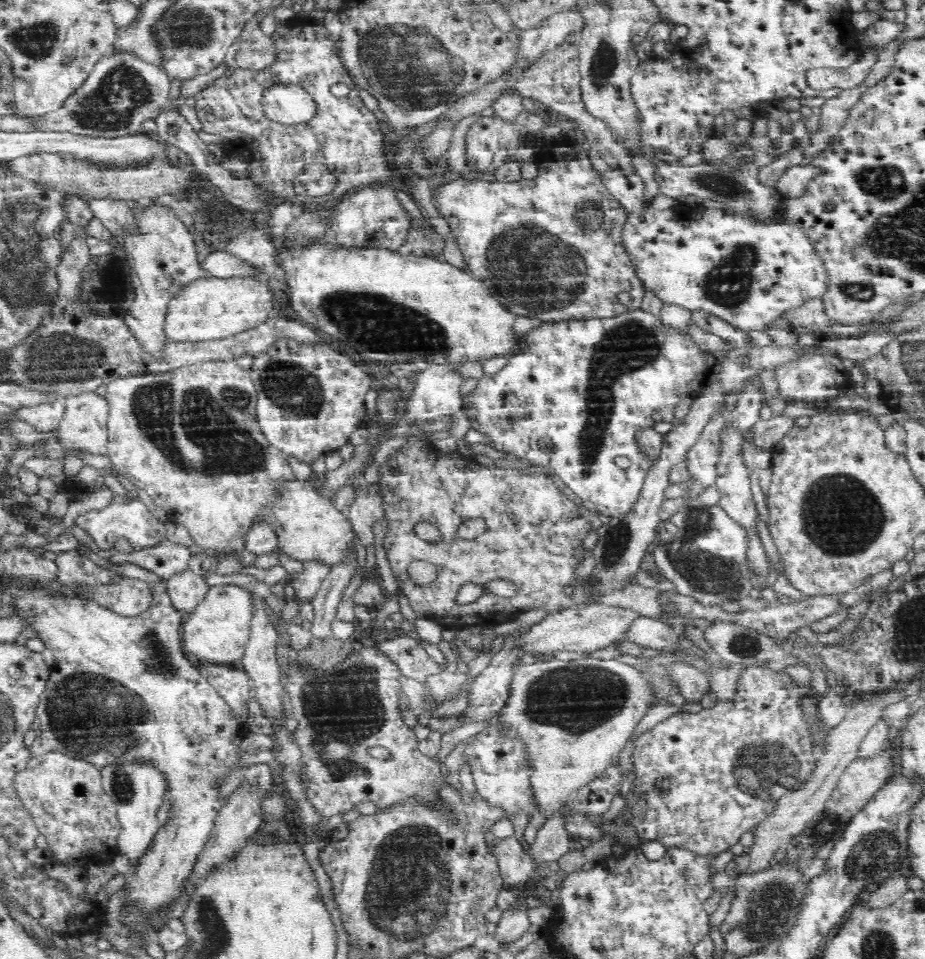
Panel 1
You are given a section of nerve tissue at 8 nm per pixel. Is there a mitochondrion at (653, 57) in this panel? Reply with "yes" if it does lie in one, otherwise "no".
no

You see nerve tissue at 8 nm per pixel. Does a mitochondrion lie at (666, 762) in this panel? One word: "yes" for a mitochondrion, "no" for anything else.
no

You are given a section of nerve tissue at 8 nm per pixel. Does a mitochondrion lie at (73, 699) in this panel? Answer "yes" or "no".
yes

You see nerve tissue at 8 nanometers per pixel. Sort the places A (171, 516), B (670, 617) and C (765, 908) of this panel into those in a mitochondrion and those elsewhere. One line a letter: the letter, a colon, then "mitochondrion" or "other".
A: other
B: other
C: mitochondrion

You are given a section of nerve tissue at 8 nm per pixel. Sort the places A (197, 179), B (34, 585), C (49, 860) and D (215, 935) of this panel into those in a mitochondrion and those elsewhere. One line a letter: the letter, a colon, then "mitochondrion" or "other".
A: other
B: other
C: other
D: mitochondrion

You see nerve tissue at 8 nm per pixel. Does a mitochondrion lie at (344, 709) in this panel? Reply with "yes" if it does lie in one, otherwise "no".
yes

